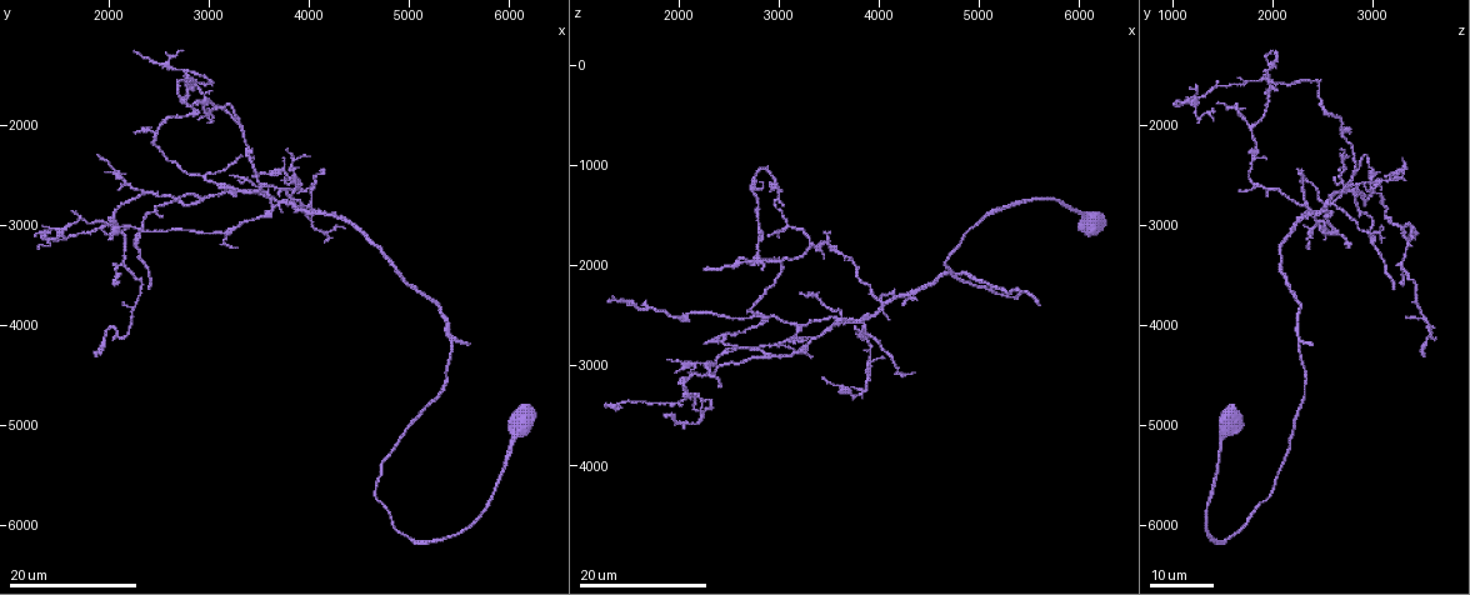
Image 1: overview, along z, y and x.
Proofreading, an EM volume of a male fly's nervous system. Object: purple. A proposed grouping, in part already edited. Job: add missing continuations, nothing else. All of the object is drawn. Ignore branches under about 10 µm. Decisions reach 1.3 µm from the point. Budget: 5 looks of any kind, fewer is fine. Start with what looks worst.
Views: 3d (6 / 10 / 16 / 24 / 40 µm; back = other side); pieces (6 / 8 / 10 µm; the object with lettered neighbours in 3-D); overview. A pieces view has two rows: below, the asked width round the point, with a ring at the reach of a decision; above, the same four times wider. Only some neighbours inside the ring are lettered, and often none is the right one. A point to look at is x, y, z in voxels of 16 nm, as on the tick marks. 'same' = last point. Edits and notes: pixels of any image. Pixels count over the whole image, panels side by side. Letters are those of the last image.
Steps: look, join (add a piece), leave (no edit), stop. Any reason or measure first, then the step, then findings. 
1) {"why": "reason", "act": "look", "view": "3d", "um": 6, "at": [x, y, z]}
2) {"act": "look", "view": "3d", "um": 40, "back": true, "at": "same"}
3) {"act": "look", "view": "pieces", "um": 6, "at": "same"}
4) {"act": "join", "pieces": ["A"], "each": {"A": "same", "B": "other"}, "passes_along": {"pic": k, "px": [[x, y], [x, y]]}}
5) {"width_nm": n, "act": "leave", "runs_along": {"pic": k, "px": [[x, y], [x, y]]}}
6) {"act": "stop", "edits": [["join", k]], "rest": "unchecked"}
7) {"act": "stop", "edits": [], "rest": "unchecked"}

{"why": "branch stops here", "act": "look", "view": "3d", "um": 16, "at": [5580, 4160, 2400]}

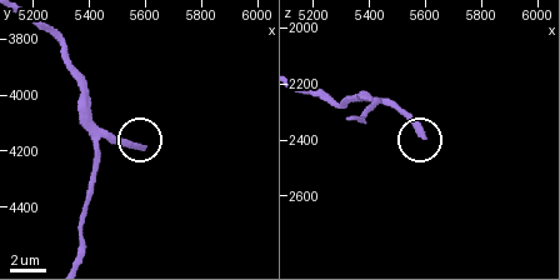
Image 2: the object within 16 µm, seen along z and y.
{"act": "look", "view": "pieces", "um": 8, "at": [5590, 4190, 2400]}

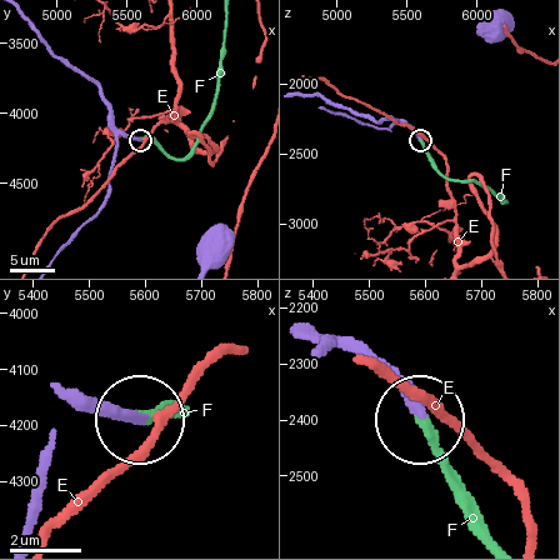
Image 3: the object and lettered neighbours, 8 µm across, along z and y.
{"act": "join", "pieces": ["F"], "each": {"E": "other", "F": "same"}, "passes_along": {"pic": 3, "px": [[119, 136], [154, 140], [183, 159], [210, 110], [216, 81]]}, "found": "it goes on there"}

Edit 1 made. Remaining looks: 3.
{"act": "look", "view": "overview"}

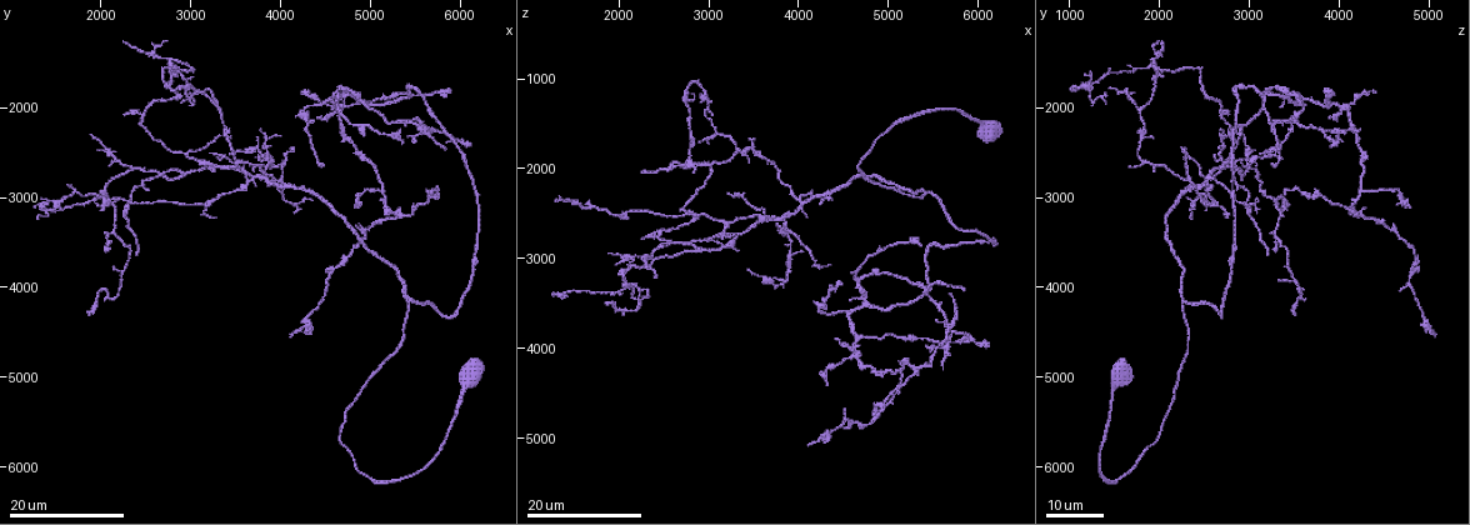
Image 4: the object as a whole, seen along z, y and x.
{"why": "free end", "act": "look", "view": "3d", "um": 16, "at": [4300, 1800, 4400]}

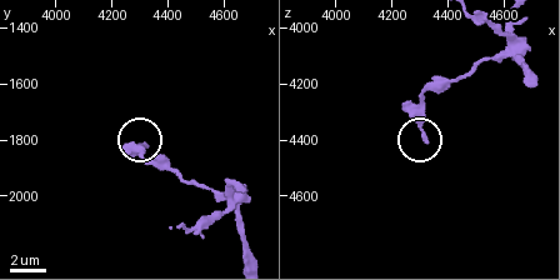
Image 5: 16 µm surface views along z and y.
{"act": "look", "view": "pieces", "um": 8, "at": [4320, 1820, 4400]}

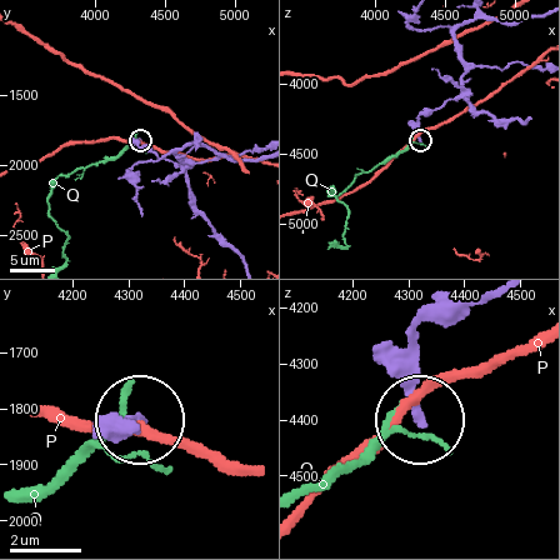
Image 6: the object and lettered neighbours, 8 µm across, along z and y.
{"act": "leave", "each": {"P": "other", "Q": "other"}, "runs_along": {"pic": 6, "px": [[460, 26], [460, 93], [421, 115], [419, 139]]}, "found": "no lettered piece goes on from it"}

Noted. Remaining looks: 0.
{"act": "stop", "edits": [["join", 3]], "rest": "unchecked"}

